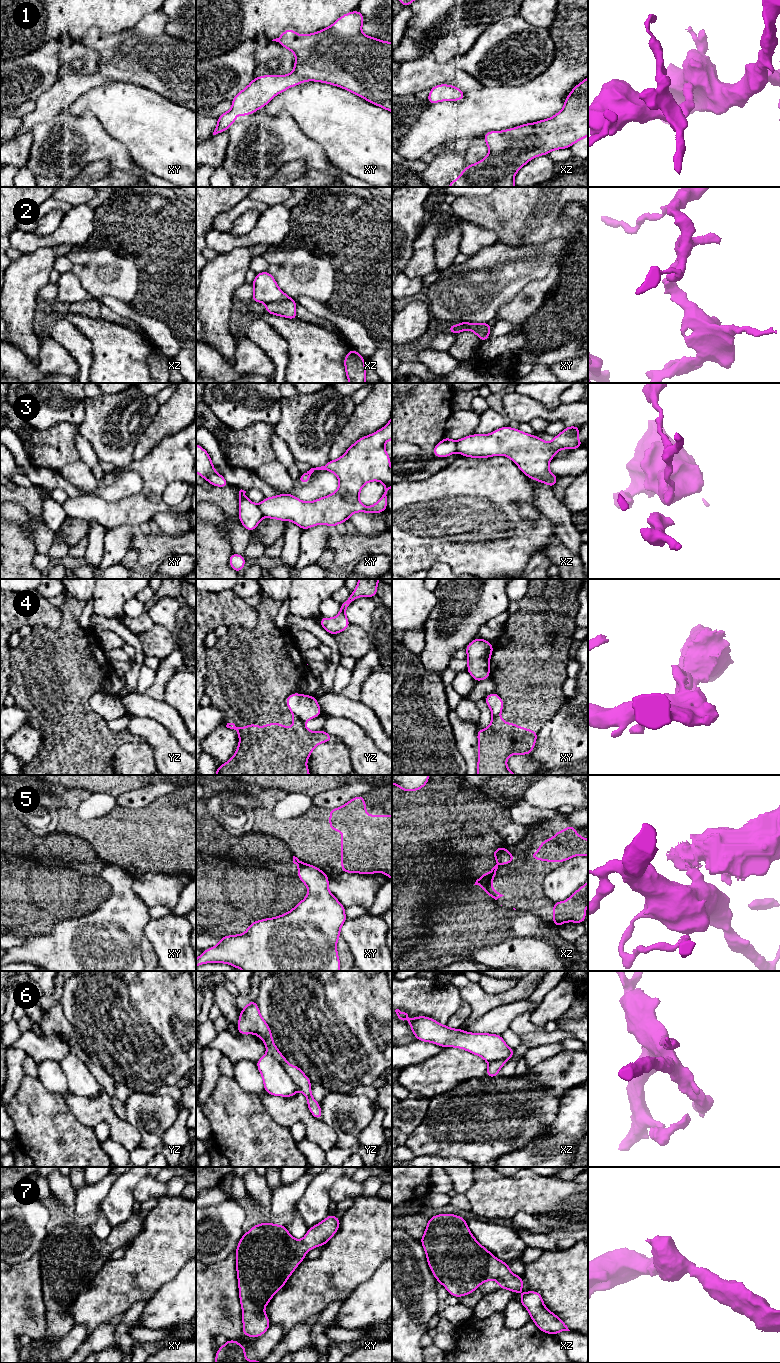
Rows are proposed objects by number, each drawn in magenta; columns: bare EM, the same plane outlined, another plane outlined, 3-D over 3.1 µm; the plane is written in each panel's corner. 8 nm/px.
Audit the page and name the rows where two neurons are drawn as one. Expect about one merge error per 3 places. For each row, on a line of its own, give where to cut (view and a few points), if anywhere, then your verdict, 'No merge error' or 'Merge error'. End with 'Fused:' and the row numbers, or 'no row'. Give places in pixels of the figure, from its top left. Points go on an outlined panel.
1: No split. No merge error
2: Split along xz (289, 297), (266, 304). Merge error
3: Split along xy (257, 505), (263, 516). Merge error
4: Split along yz (293, 713), (304, 722). Merge error
5: Split along xy (304, 863), (299, 868). Merge error
6: Split along yz (267, 1053), (271, 1054), (282, 1065), (298, 1088). Merge error
7: No split. No merge error
Fused: 2, 3, 4, 5, 6

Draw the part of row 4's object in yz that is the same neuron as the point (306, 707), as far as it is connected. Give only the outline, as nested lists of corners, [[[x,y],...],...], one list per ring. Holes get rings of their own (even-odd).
[[[292,693],[286,698],[287,708],[304,722],[321,715],[322,711],[314,696]]]

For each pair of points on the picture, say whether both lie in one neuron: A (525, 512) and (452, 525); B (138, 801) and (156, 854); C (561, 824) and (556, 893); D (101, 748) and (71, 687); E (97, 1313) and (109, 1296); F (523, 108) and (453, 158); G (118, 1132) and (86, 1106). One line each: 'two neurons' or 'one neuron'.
A: two neurons
B: two neurons
C: two neurons
D: one neuron
E: one neuron
F: two neurons
G: one neuron

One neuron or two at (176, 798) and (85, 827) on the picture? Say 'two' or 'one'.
one

